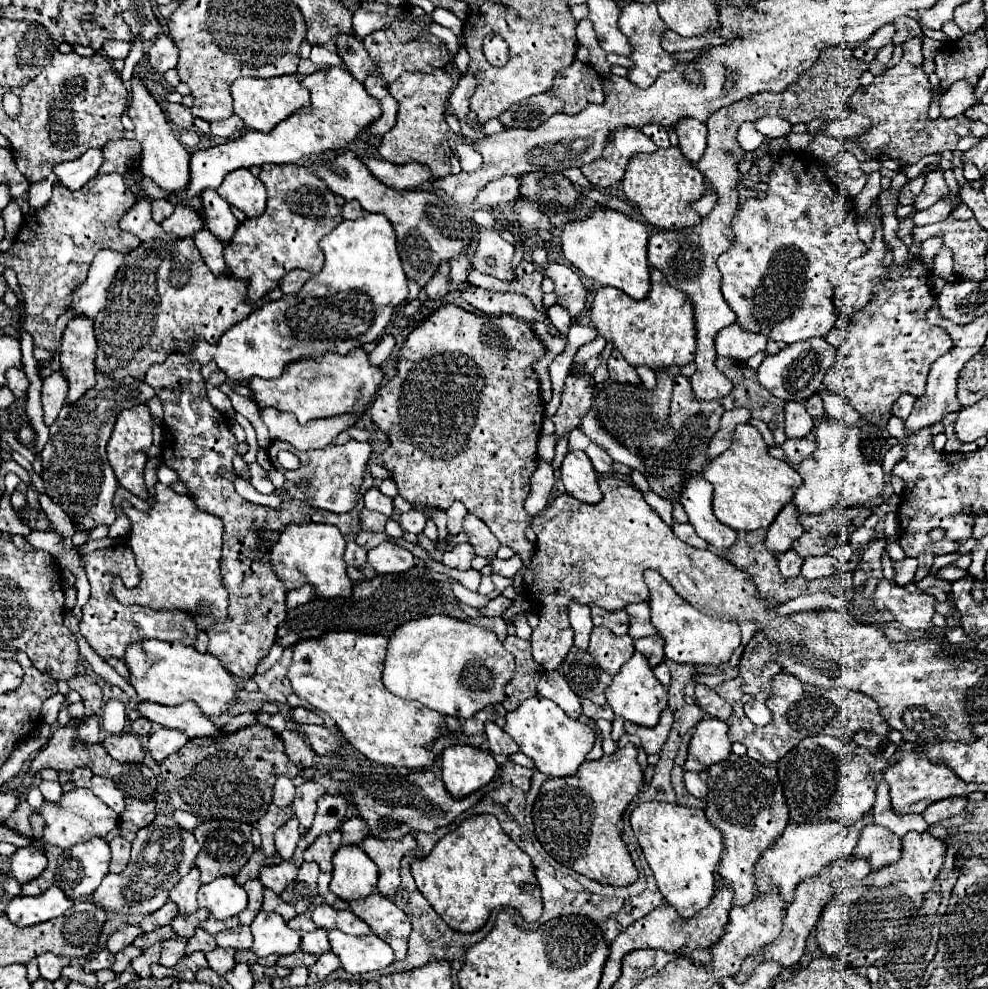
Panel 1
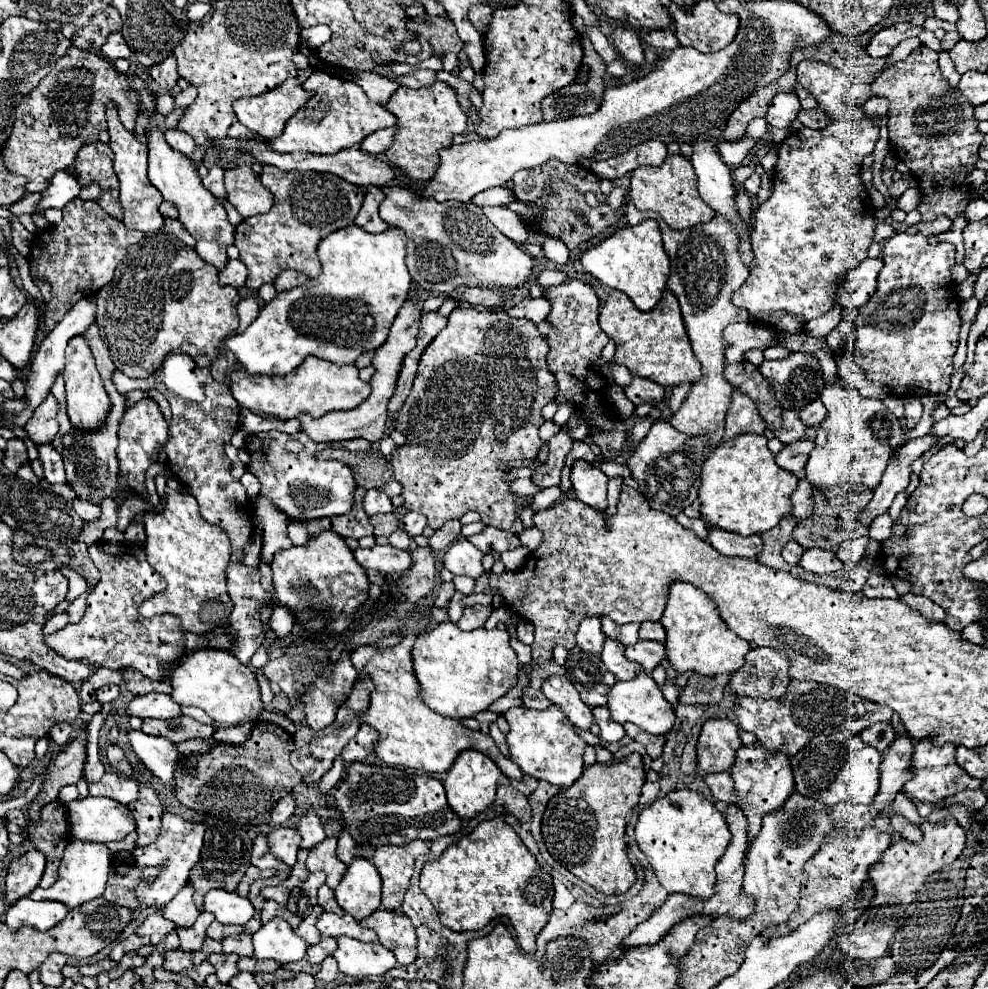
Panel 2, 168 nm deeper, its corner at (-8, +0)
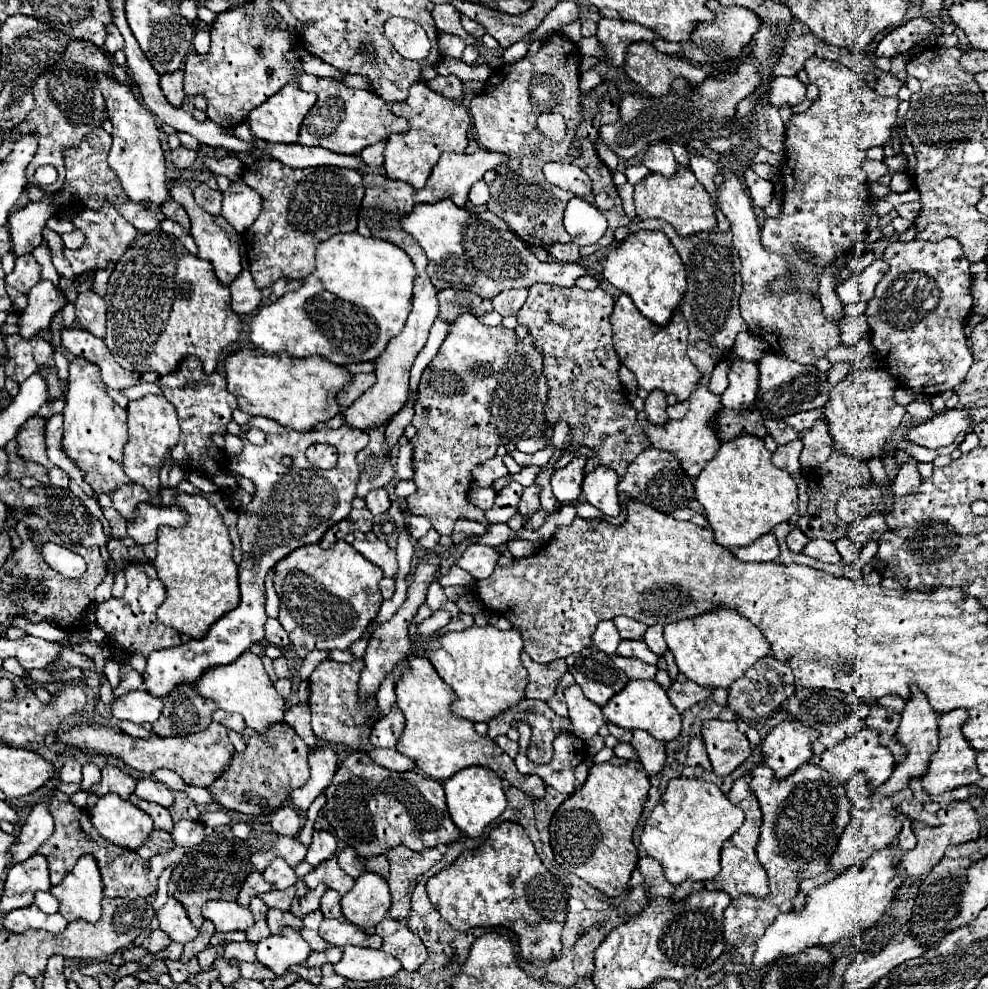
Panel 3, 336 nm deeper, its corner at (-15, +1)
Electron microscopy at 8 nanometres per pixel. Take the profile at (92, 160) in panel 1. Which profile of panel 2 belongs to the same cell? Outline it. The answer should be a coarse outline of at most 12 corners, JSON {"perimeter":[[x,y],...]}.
{"perimeter":[[57,171],[43,191],[37,213],[63,209],[79,195],[75,171]]}

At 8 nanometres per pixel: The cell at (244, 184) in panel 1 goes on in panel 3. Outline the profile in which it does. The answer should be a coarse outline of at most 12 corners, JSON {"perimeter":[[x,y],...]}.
{"perimeter":[[240,178],[222,194],[222,216],[244,232],[260,214],[260,194]]}

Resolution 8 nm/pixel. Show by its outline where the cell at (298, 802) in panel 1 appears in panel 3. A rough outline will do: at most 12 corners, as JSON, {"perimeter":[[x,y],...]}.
{"perimeter":[[314,830],[306,862],[316,868],[336,854],[336,838]]}

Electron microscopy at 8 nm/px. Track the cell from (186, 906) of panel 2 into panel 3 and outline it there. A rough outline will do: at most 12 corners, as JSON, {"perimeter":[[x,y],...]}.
{"perimeter":[[178,900],[156,912],[158,928],[172,942],[186,944],[198,930]]}

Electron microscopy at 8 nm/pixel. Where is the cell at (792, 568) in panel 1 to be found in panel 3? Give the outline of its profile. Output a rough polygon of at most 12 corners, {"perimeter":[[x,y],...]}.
{"perimeter":[[792,528],[786,544],[792,552],[800,552],[808,538],[800,528]]}

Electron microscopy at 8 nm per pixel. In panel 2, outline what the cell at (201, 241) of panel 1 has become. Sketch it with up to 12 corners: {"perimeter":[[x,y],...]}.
{"perimeter":[[229,259],[219,273],[221,285],[243,287],[247,267]]}

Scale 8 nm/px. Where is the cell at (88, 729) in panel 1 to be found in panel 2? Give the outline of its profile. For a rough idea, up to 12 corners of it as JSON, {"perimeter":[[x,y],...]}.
{"perimeter":[[87,727],[53,759],[29,819],[57,799],[63,785],[75,785],[87,759]]}

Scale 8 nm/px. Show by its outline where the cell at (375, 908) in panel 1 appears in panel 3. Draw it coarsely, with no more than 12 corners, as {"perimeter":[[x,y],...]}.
{"perimeter":[[400,920],[372,928],[382,950],[412,972],[426,960],[422,940]]}

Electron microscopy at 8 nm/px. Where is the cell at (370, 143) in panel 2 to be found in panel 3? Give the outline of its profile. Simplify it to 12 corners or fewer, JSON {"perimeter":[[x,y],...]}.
{"perimeter":[[384,142],[364,148],[366,166],[382,166]]}

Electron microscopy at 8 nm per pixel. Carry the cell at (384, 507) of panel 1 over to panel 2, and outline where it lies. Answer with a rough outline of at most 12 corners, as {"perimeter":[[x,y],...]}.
{"perimeter":[[369,489],[363,501],[367,515],[391,513],[393,503],[381,489]]}

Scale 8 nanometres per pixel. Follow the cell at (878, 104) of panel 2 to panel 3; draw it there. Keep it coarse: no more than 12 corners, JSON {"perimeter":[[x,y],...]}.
{"perimeter":[[884,72],[876,78],[874,90],[882,96],[896,96],[902,82]]}

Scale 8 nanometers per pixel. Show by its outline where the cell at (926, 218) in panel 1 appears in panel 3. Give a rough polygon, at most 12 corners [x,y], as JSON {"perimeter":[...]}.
{"perimeter":[[954,238],[892,242],[866,306],[902,386],[972,366],[970,263]]}

